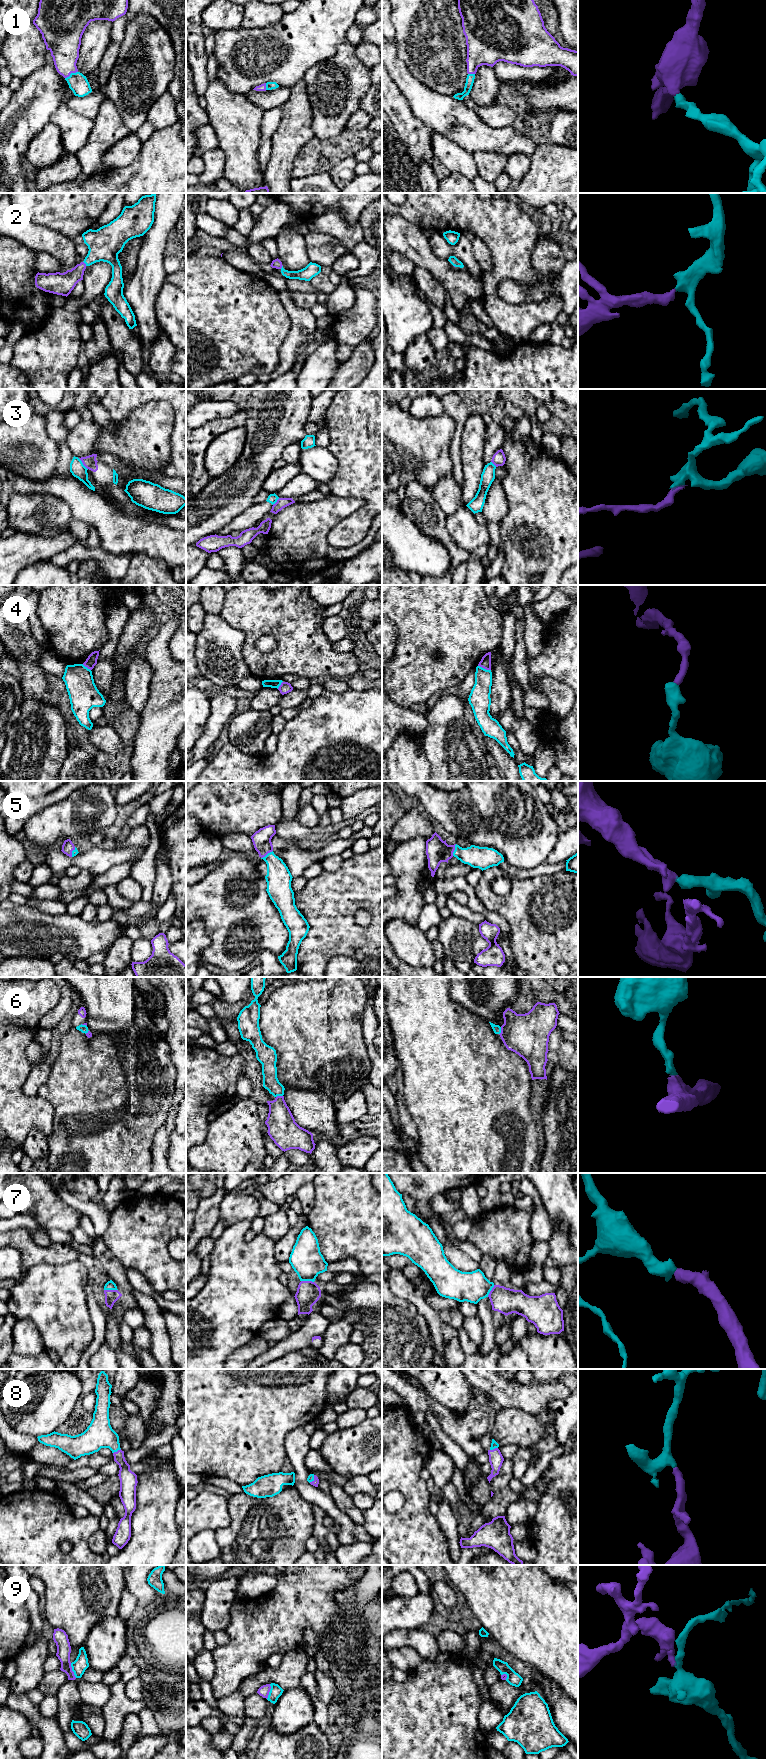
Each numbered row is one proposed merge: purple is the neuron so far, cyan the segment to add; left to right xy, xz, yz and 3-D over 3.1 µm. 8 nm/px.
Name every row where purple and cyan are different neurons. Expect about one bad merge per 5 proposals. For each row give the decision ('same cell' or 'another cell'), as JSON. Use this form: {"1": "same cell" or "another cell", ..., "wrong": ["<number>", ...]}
{"1": "same cell", "2": "same cell", "3": "same cell", "4": "another cell", "5": "same cell", "6": "same cell", "7": "same cell", "8": "same cell", "9": "another cell", "wrong": ["4", "9"]}

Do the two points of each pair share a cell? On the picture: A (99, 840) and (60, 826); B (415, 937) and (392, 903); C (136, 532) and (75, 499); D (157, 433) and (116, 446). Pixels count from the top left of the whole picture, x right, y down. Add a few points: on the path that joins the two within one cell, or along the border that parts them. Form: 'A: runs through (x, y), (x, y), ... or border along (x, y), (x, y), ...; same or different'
A: border along (96, 829), (90, 832); different
B: border along (392, 919), (401, 919), (415, 925); different
C: runs through (121, 532), (118, 532), (90, 507); same
D: runs through (147, 435), (139, 442), (126, 443); same

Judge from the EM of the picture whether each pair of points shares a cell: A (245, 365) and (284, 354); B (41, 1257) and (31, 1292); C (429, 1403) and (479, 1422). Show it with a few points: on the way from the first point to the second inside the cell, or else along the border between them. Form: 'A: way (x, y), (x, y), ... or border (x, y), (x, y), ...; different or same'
A: border (287, 334), (279, 350), (278, 366), (270, 375); different
B: border (19, 1250), (25, 1268), (40, 1263), (63, 1263); different
C: way (441, 1412), (451, 1422), (467, 1422); same

